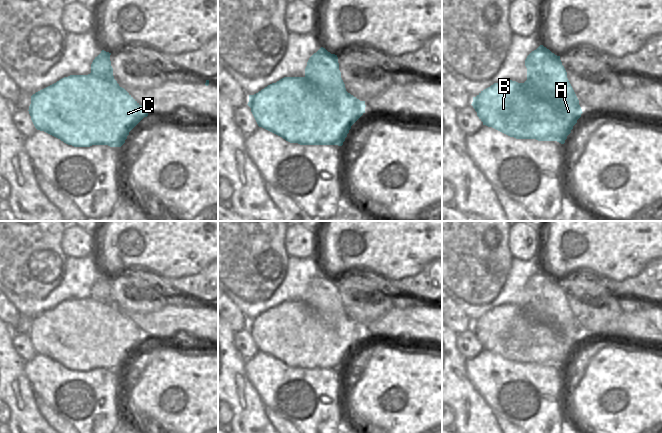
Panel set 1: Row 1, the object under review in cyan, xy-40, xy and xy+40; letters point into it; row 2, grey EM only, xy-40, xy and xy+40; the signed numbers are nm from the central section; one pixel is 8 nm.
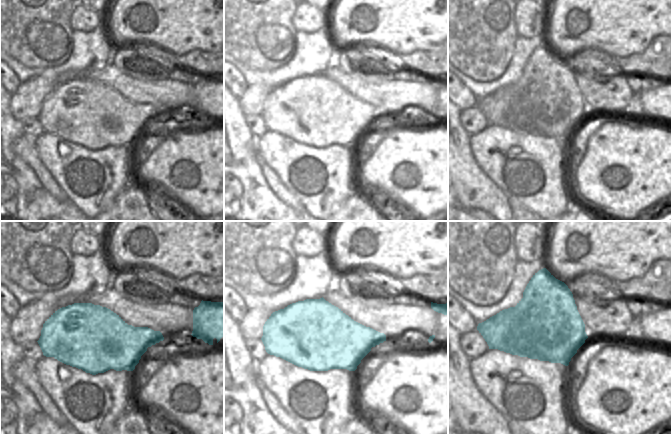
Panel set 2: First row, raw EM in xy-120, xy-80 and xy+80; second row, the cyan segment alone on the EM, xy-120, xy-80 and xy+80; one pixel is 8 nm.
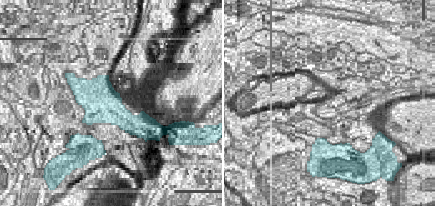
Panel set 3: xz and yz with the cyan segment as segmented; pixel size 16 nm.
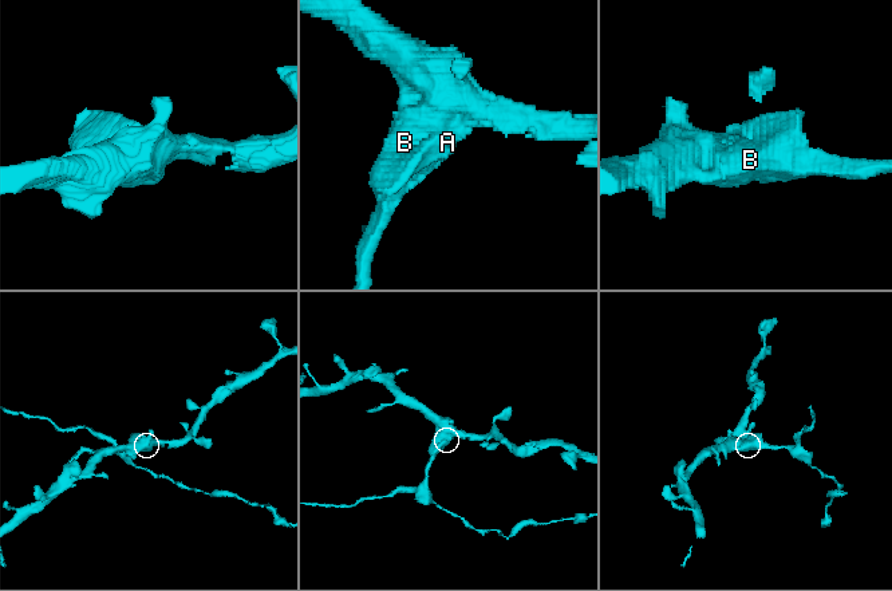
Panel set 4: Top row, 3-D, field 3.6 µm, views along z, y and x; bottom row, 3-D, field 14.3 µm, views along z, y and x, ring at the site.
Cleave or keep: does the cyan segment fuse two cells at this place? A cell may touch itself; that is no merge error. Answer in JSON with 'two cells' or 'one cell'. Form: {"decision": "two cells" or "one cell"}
{"decision": "two cells"}

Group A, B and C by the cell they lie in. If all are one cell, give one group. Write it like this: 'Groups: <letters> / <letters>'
Groups: A / B C

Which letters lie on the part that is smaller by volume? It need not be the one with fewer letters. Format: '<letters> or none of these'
A

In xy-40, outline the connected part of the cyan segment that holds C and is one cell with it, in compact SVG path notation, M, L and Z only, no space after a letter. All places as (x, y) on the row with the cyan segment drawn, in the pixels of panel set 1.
M70 75L36 92L29 106L37 130L44 131L68 145L121 147L129 132L148 113L115 79L88 75Z

